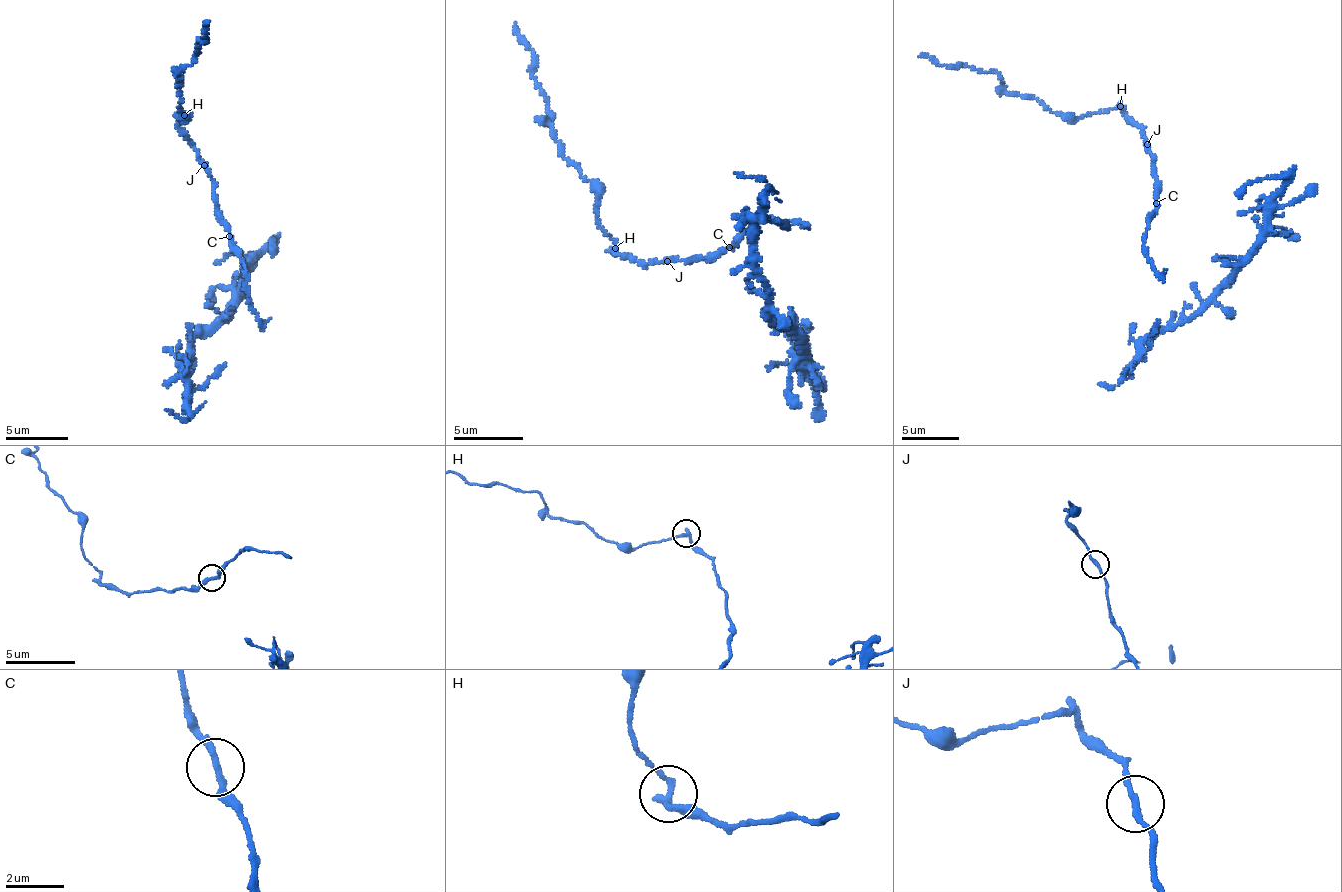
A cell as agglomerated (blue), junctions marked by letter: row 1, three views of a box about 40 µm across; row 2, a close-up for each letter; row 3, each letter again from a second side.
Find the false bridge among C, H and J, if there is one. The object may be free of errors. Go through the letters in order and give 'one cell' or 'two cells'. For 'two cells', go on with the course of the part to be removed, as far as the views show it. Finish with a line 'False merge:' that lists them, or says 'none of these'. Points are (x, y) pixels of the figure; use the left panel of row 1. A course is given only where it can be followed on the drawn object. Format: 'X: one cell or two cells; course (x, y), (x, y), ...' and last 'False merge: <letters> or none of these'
C: one cell
H: two cells; course (185, 114), (176, 118), (184, 116), (178, 87), (200, 53), (198, 42), (208, 38), (208, 23)
J: one cell
False merge: H

